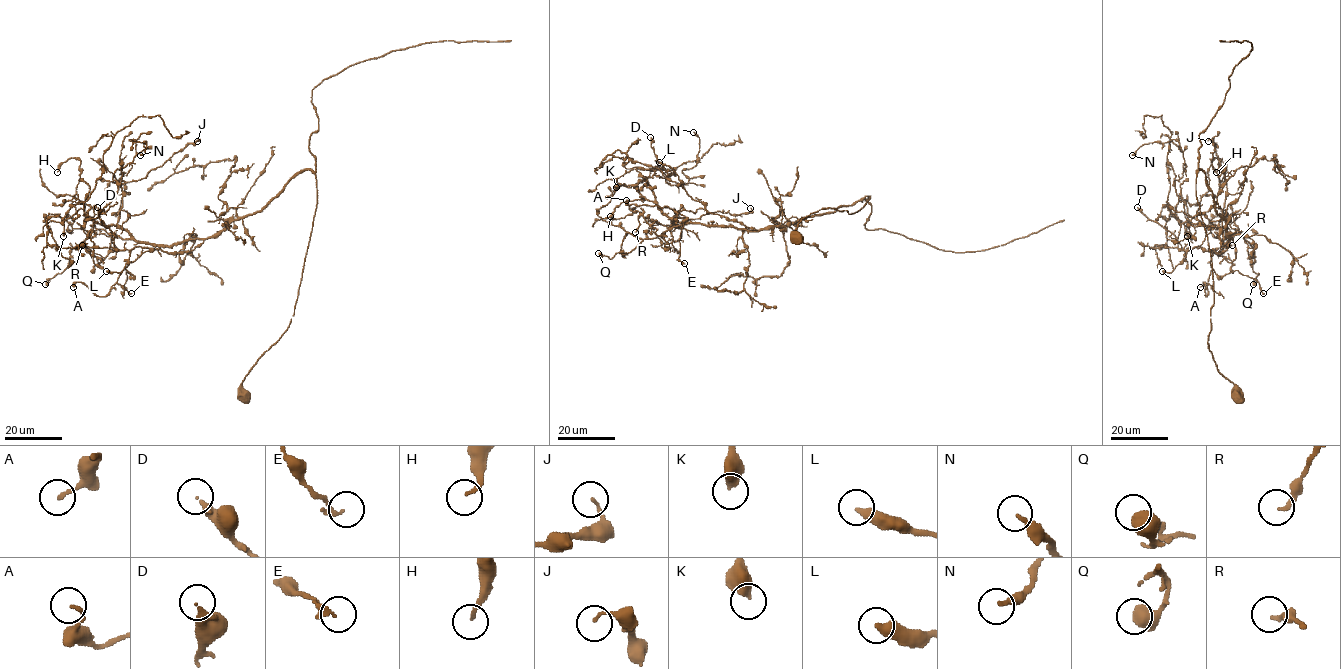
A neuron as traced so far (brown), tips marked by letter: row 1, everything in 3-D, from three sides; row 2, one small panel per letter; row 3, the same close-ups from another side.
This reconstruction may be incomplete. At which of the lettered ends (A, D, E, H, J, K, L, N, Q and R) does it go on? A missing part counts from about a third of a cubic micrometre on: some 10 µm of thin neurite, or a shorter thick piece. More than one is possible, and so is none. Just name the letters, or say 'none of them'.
none of them

